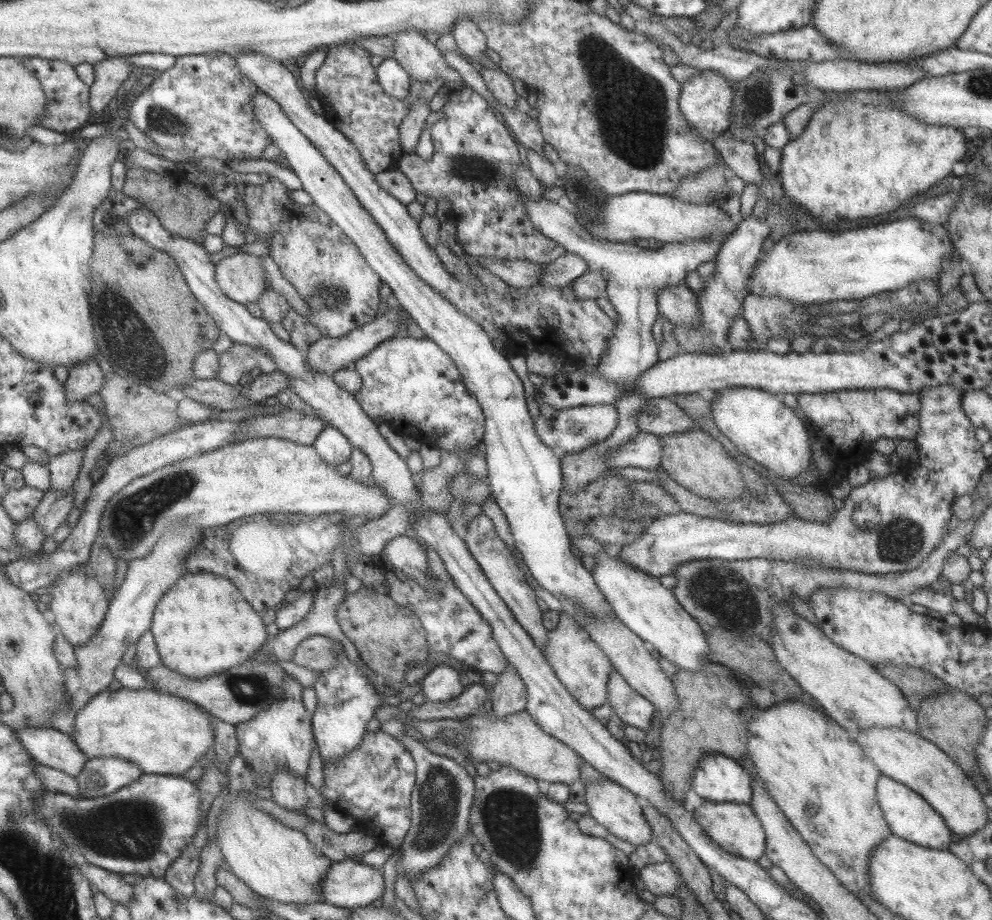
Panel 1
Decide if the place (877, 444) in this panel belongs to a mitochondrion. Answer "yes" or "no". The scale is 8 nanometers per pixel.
no

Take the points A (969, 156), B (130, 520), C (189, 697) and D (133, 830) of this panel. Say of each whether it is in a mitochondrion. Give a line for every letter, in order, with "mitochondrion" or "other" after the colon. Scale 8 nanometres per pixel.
A: other
B: mitochondrion
C: other
D: mitochondrion

